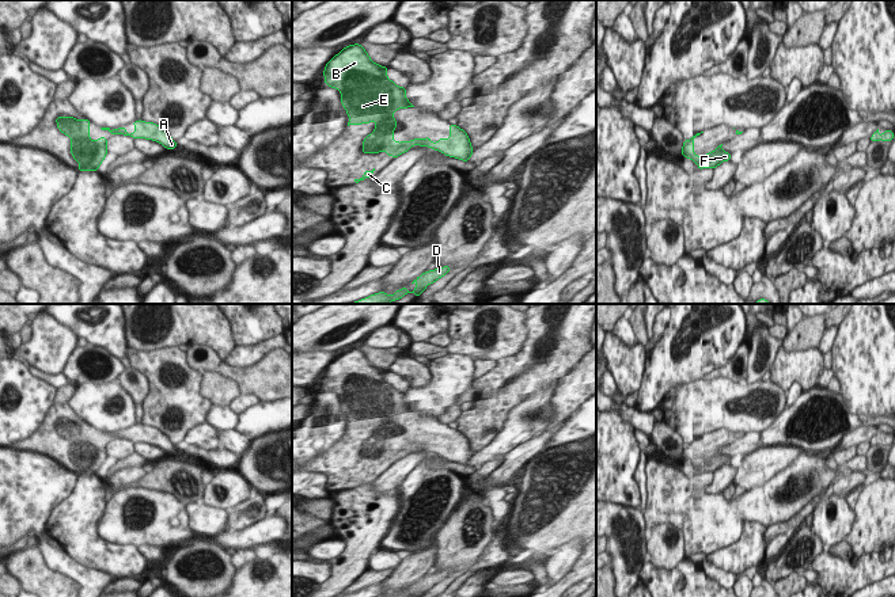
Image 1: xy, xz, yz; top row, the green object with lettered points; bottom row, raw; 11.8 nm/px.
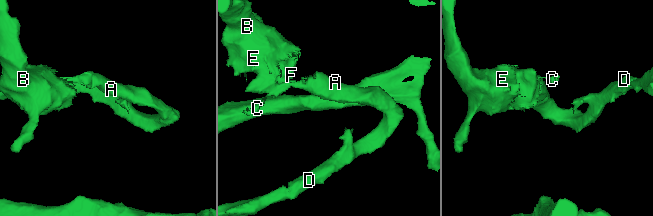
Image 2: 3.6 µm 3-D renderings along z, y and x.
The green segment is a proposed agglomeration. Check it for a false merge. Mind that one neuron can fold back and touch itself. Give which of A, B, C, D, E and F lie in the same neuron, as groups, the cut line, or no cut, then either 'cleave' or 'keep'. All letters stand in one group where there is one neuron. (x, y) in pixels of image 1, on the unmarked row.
groups A B C D E F; cut none; keep

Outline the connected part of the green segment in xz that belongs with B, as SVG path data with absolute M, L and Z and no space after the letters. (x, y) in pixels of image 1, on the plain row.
M360 347L345 350L335 358L325 370L323 380L327 391L335 392L341 398L341 408L349 421L349 429L361 429L375 426L373 436L363 444L363 457L386 456L386 460L397 463L412 453L416 448L418 450L428 450L444 457L448 461L455 461L462 465L469 465L473 459L473 449L469 438L458 429L450 427L450 441L439 442L432 446L431 441L413 442L410 445L395 445L394 434L397 433L397 423L394 415L399 412L414 411L406 402L406 391L397 389L387 381L388 370L382 370L371 364L365 353Z

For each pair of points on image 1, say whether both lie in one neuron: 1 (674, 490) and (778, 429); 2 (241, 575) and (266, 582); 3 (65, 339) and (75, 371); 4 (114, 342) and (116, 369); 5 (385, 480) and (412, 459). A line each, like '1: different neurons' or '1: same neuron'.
1: different neurons
2: same neuron
3: different neurons
4: different neurons
5: same neuron

